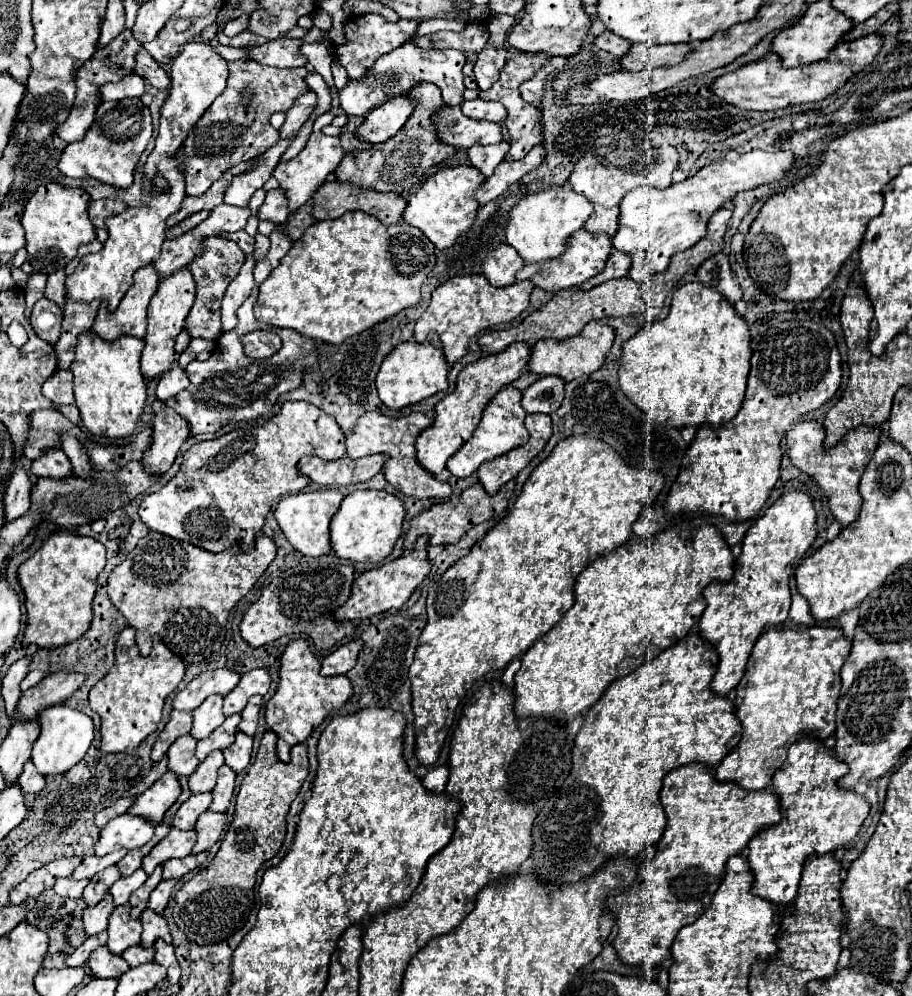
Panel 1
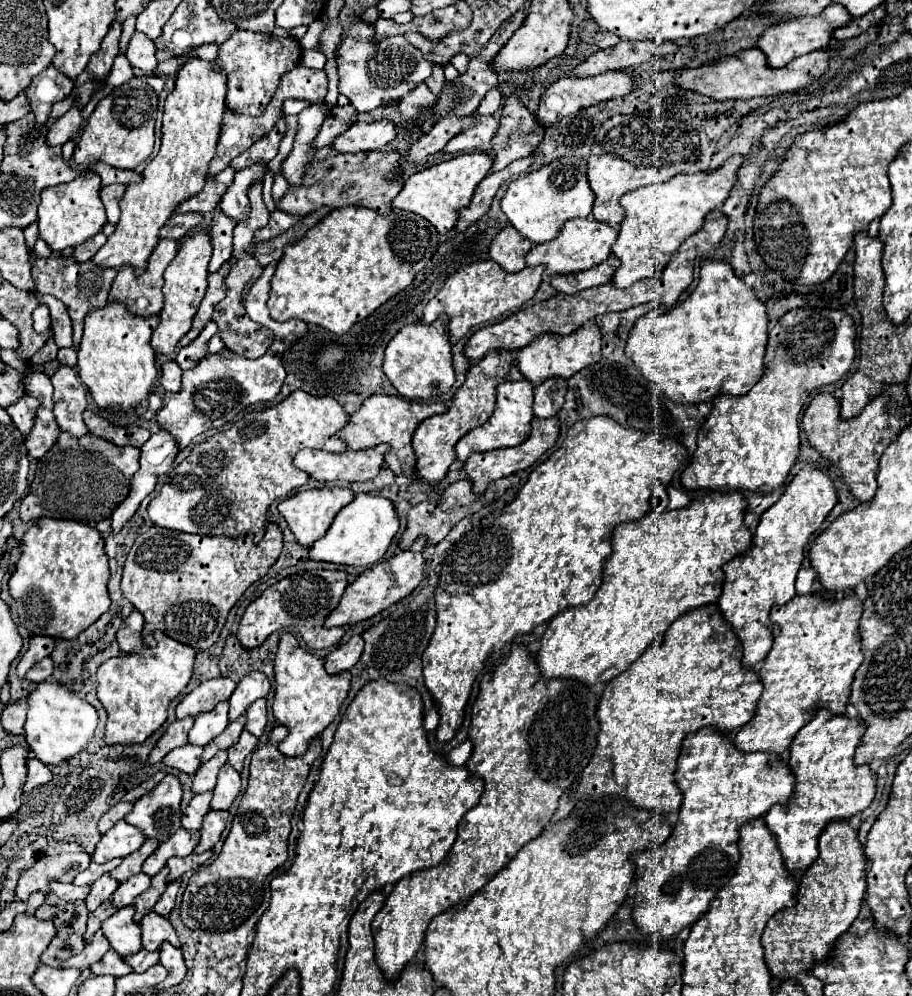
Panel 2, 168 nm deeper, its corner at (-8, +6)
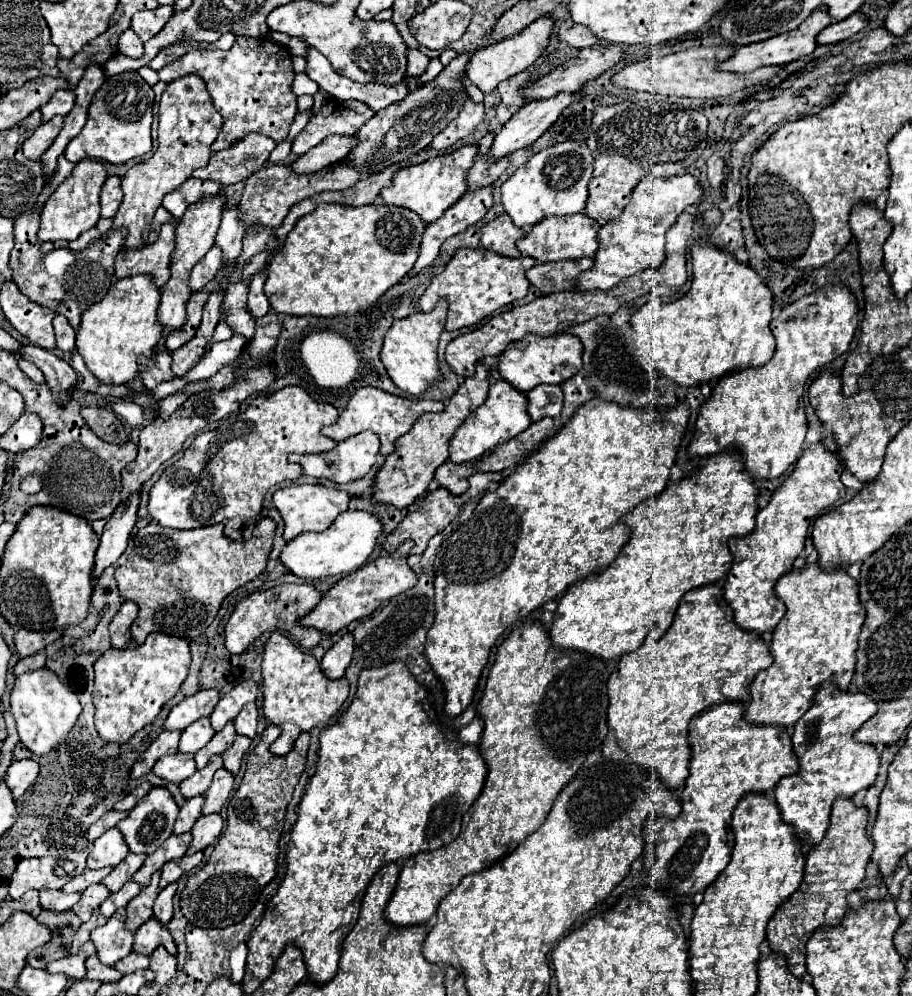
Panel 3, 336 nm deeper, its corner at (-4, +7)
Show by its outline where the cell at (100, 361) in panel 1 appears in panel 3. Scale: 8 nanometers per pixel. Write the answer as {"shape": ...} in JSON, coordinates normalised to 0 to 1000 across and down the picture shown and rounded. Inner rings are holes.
{"shape":[[[146,277],[128,281],[115,299],[102,305],[84,331],[84,353],[91,357],[98,373],[117,388],[139,386],[152,378],[152,357],[168,357],[168,349],[177,339],[179,329],[172,325],[174,289],[163,277]]]}

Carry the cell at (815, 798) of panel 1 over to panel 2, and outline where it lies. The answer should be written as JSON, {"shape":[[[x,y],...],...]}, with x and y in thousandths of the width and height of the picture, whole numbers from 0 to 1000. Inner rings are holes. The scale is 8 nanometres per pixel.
{"shape":[[[900,712],[883,730],[876,732],[874,740],[865,750],[865,770],[872,778],[872,792],[867,804],[861,808],[848,808],[839,826],[852,840],[854,852],[861,862],[861,870],[876,879],[880,877],[896,858],[896,842],[905,828],[913,822],[929,822],[951,812],[959,800],[962,780],[953,768],[938,768],[938,748],[944,744],[951,728],[946,722],[913,718]]]}

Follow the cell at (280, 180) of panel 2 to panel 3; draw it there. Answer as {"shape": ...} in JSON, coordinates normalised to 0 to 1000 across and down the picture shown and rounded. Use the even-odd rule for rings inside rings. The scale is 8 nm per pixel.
{"shape":[[[339,110],[337,112],[332,112],[332,114],[328,114],[328,116],[323,116],[323,122],[319,124],[319,129],[317,129],[317,135],[315,135],[315,141],[319,141],[319,139],[323,139],[334,127],[337,127],[337,122],[339,122]]]}

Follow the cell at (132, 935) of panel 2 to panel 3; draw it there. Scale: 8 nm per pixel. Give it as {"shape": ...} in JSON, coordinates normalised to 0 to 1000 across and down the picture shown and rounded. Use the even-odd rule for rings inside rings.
{"shape":[[[128,912],[128,916],[117,924],[115,930],[100,936],[106,960],[117,970],[124,970],[146,954],[146,942],[146,936],[137,932],[137,912]]]}

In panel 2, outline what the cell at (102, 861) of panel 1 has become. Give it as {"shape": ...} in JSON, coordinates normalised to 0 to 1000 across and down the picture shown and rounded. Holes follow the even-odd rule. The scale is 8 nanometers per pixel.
{"shape":[[[128,862],[128,864],[120,864],[120,866],[115,866],[115,868],[100,866],[91,877],[87,877],[87,879],[82,881],[80,887],[82,887],[82,889],[102,889],[111,879],[124,874],[128,868],[133,868],[133,862]]]}

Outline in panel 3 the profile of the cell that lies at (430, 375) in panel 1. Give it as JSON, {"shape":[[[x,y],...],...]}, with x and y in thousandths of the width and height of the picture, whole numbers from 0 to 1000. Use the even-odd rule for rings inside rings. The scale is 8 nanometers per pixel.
{"shape":[[[484,303],[470,315],[457,313],[453,317],[433,321],[431,327],[427,329],[427,333],[422,335],[422,343],[418,349],[418,363],[424,369],[427,380],[442,394],[446,394],[451,398],[462,398],[468,390],[484,384],[486,376],[481,371],[479,347],[481,347],[481,337],[488,329],[488,319],[490,319],[490,305]]]}

